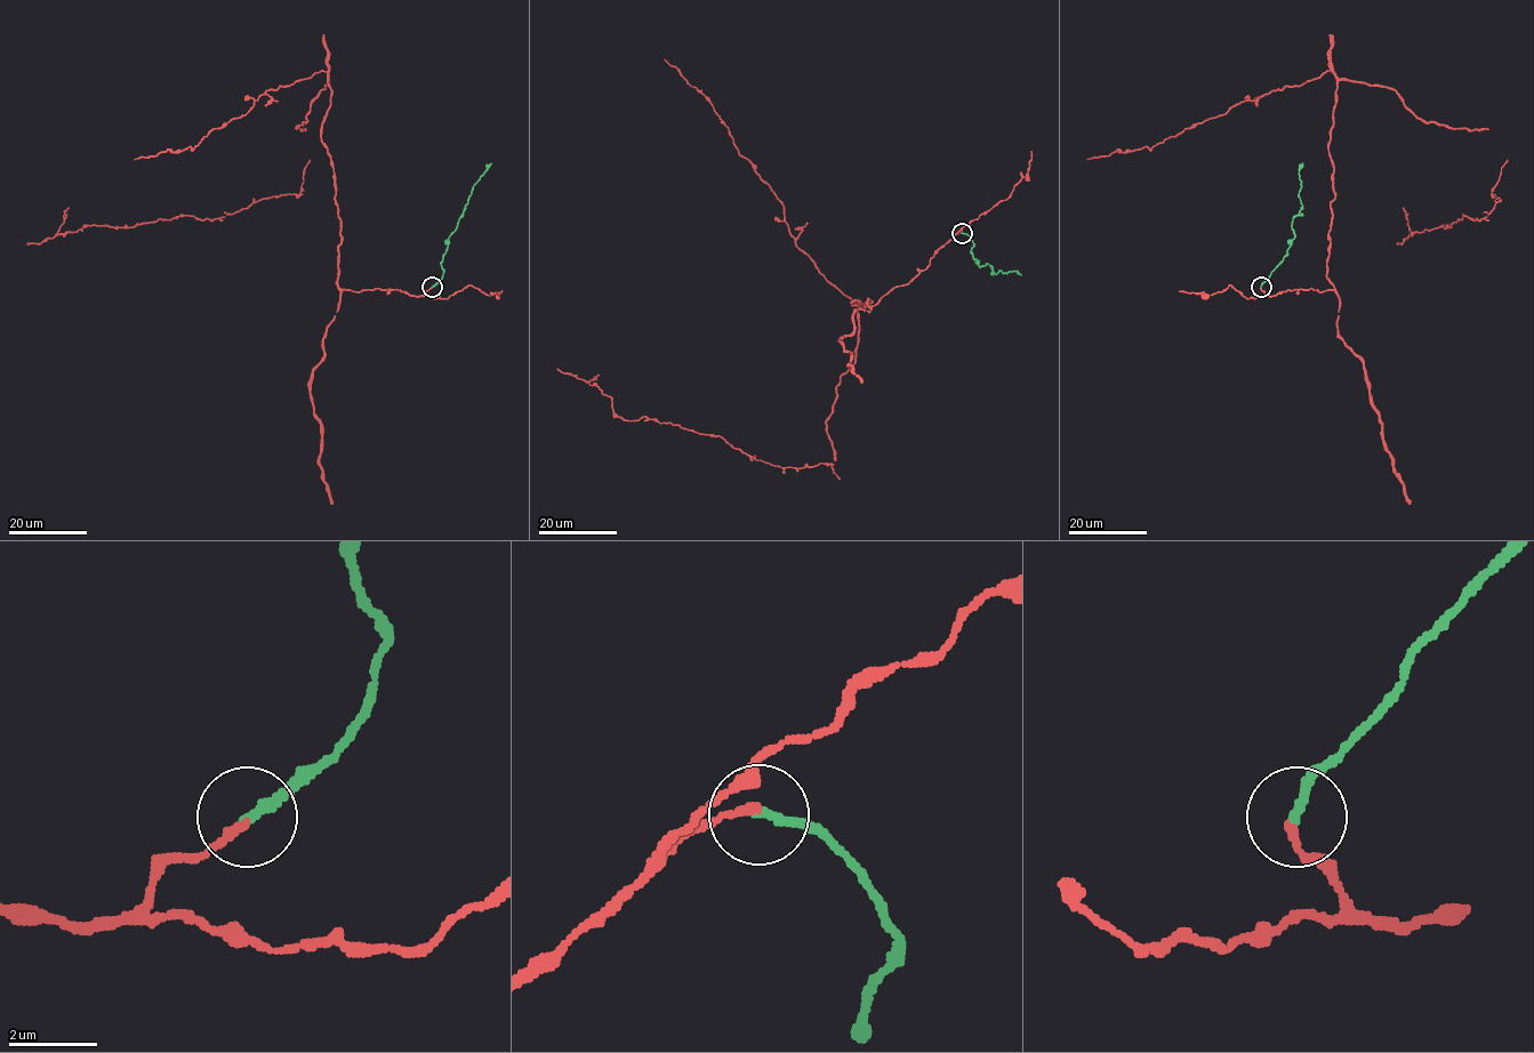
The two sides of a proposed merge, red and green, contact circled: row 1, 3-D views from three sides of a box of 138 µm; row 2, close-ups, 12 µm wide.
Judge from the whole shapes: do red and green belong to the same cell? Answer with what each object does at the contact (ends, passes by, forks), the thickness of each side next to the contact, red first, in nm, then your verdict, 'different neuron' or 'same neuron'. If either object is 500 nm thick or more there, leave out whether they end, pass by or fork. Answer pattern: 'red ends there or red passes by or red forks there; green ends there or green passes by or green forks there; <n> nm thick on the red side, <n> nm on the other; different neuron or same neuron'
red ends there; green ends there; 200 nm thick on the red side, 220 nm on the other; same neuron

